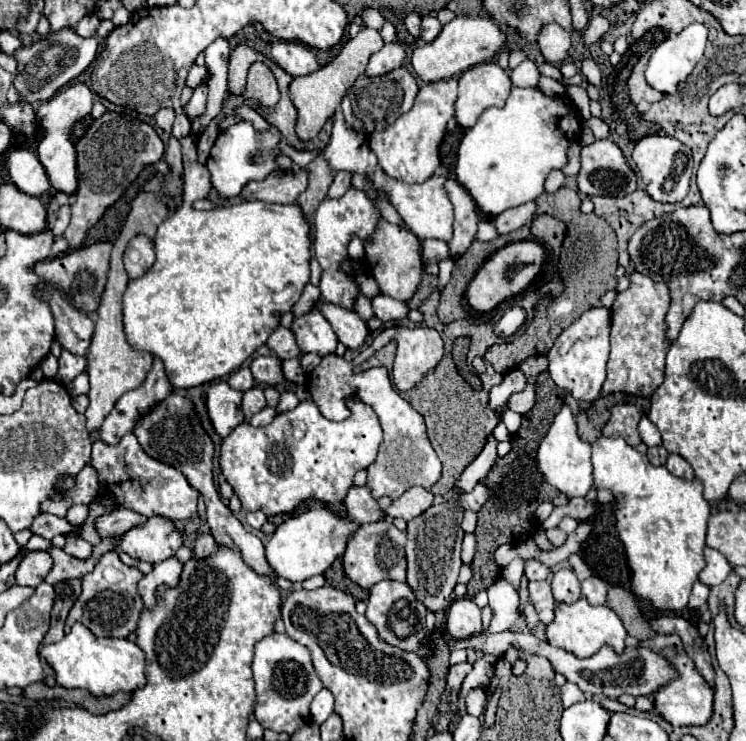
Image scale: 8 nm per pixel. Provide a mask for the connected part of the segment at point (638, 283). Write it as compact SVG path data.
M638 271L630 273L630 287L616 295L610 309L610 359L608 377L602 385L602 395L630 393L650 397L664 379L664 361L670 343L664 337L664 317L670 305L670 291L666 283L656 283Z

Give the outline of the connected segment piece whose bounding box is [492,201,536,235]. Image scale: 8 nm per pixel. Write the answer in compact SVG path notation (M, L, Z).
M530 201L530 203L524 203L522 207L514 207L510 211L504 211L500 215L496 215L492 223L494 223L494 227L500 235L512 233L512 231L520 229L522 225L526 225L528 221L532 221L534 211L536 211L536 203Z

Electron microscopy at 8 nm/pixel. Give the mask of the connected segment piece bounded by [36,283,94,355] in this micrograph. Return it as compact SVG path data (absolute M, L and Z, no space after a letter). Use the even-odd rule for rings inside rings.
M44 283L44 287L36 291L36 295L52 309L60 345L64 345L74 355L86 355L94 333L94 321L90 319L90 315L78 311L70 301L62 297L62 293L54 285Z

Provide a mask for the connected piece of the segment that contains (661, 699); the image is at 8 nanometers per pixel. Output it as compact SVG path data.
M656 635L654 639L642 641L640 647L650 647L654 653L670 659L672 667L676 669L678 677L666 683L666 687L660 687L652 699L654 699L654 711L660 713L670 725L704 725L712 717L712 697L714 691L706 685L704 677L696 671L692 659L682 651L682 643L678 635Z

